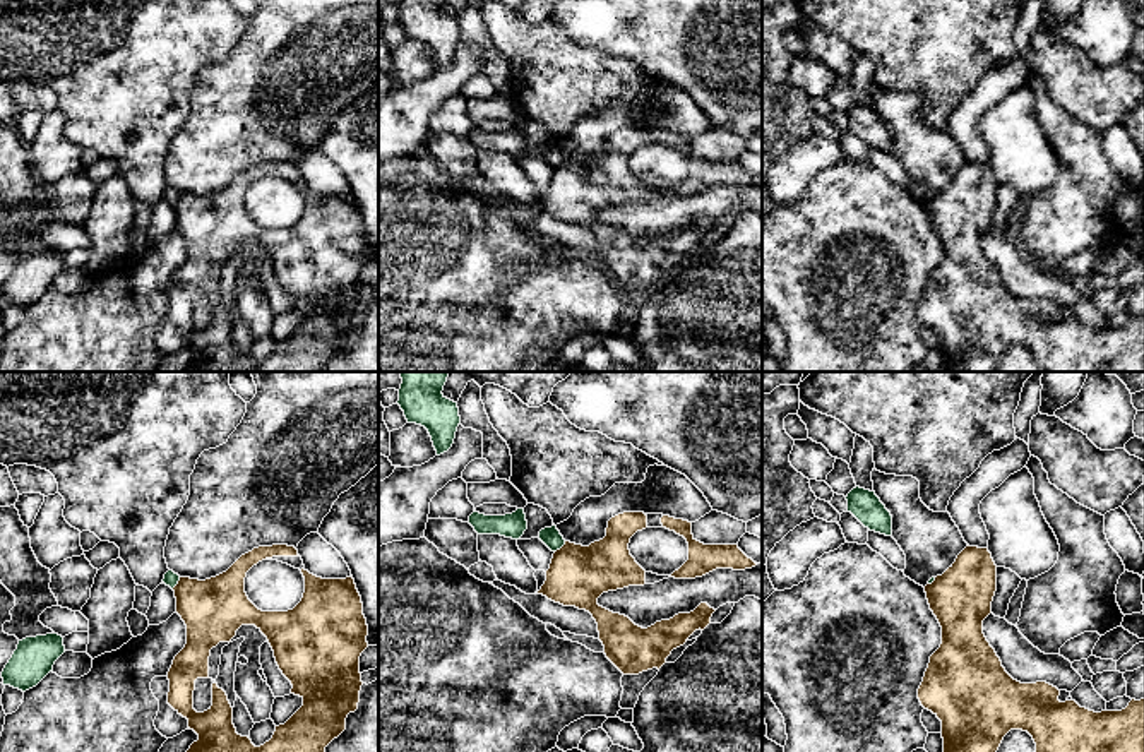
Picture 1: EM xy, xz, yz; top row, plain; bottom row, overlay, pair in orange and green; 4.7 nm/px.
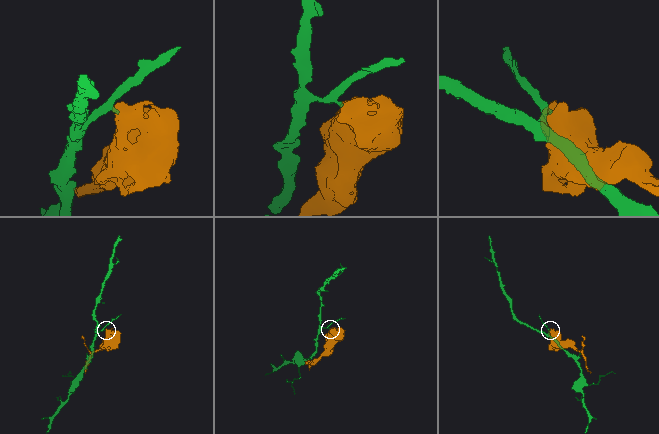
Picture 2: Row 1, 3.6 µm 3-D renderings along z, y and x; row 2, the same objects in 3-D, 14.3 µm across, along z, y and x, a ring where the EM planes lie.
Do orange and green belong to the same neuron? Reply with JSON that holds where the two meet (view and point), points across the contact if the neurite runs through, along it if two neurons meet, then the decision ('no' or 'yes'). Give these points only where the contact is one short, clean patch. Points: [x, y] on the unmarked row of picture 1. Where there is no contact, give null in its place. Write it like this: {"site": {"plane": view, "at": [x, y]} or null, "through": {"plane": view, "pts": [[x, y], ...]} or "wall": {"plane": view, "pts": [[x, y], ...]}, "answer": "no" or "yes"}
{"site": {"plane": "xz", "at": [562, 163]}, "wall": {"plane": "xz", "pts": [[566, 158], [555, 168]]}, "answer": "no"}

